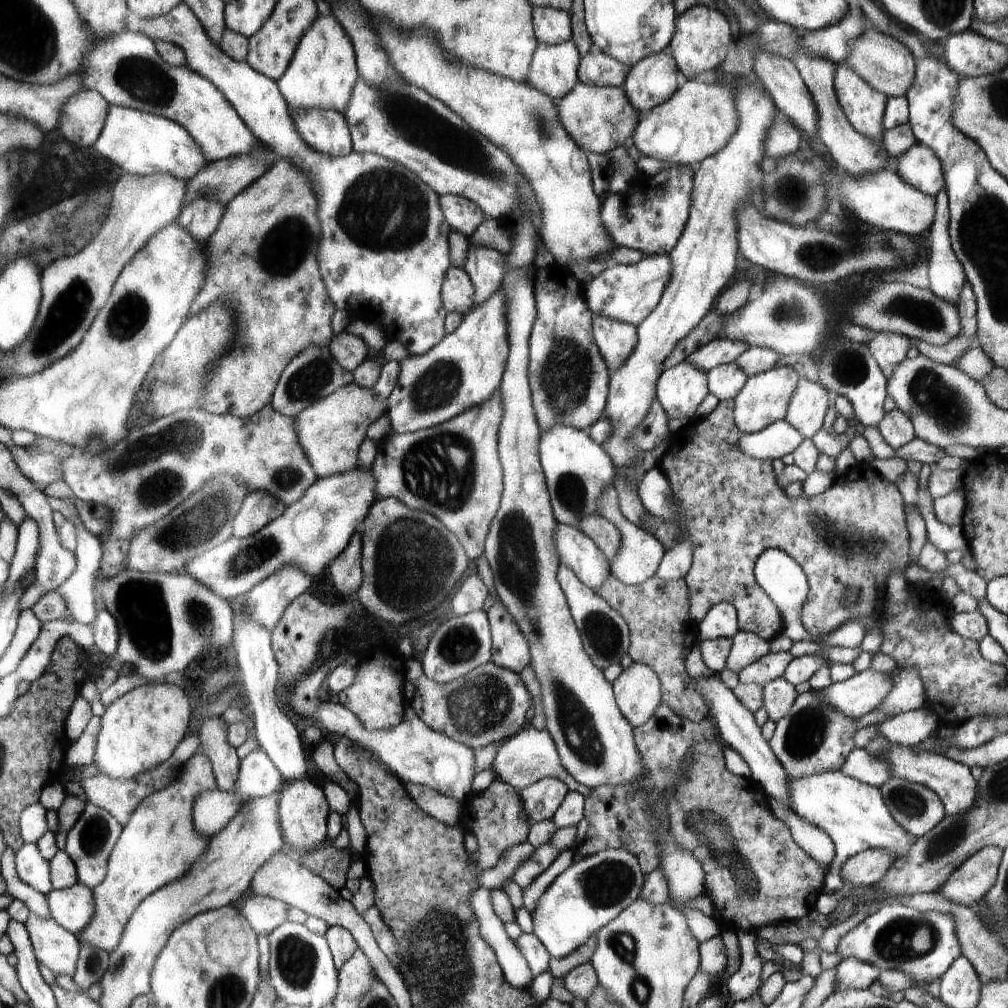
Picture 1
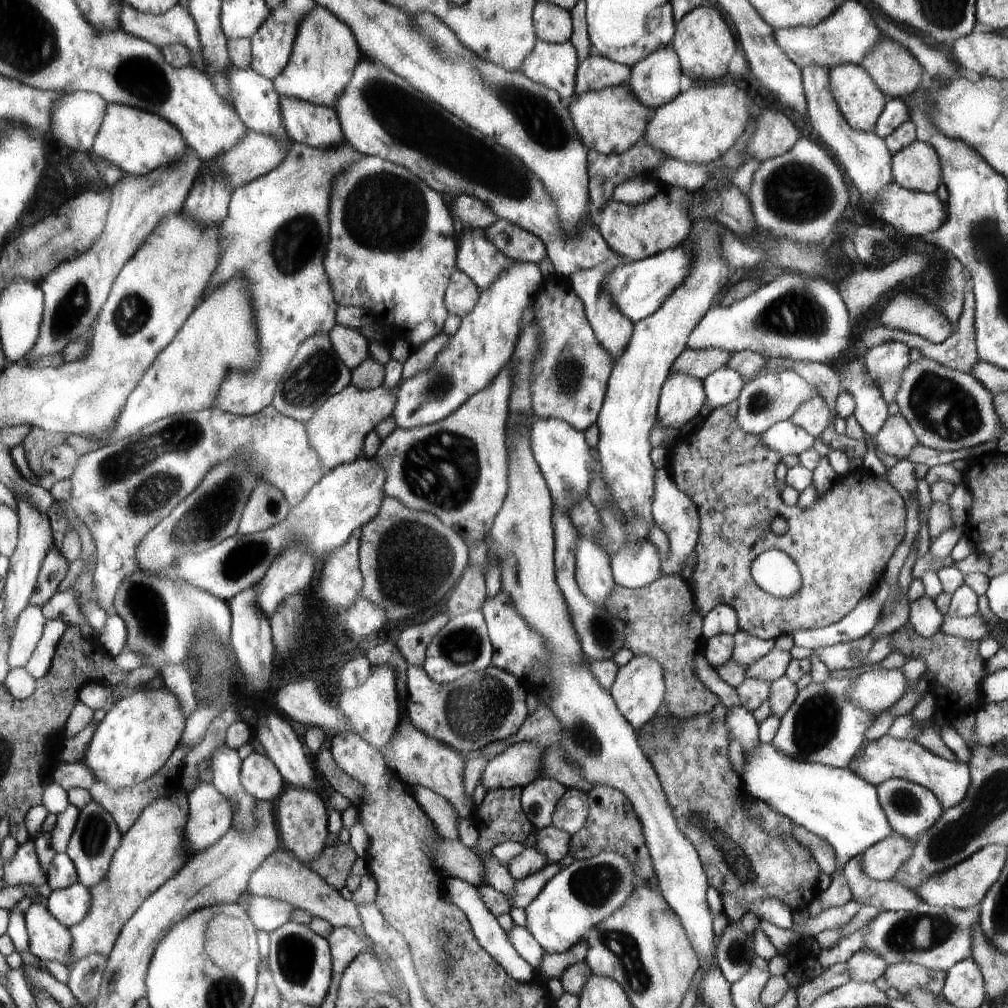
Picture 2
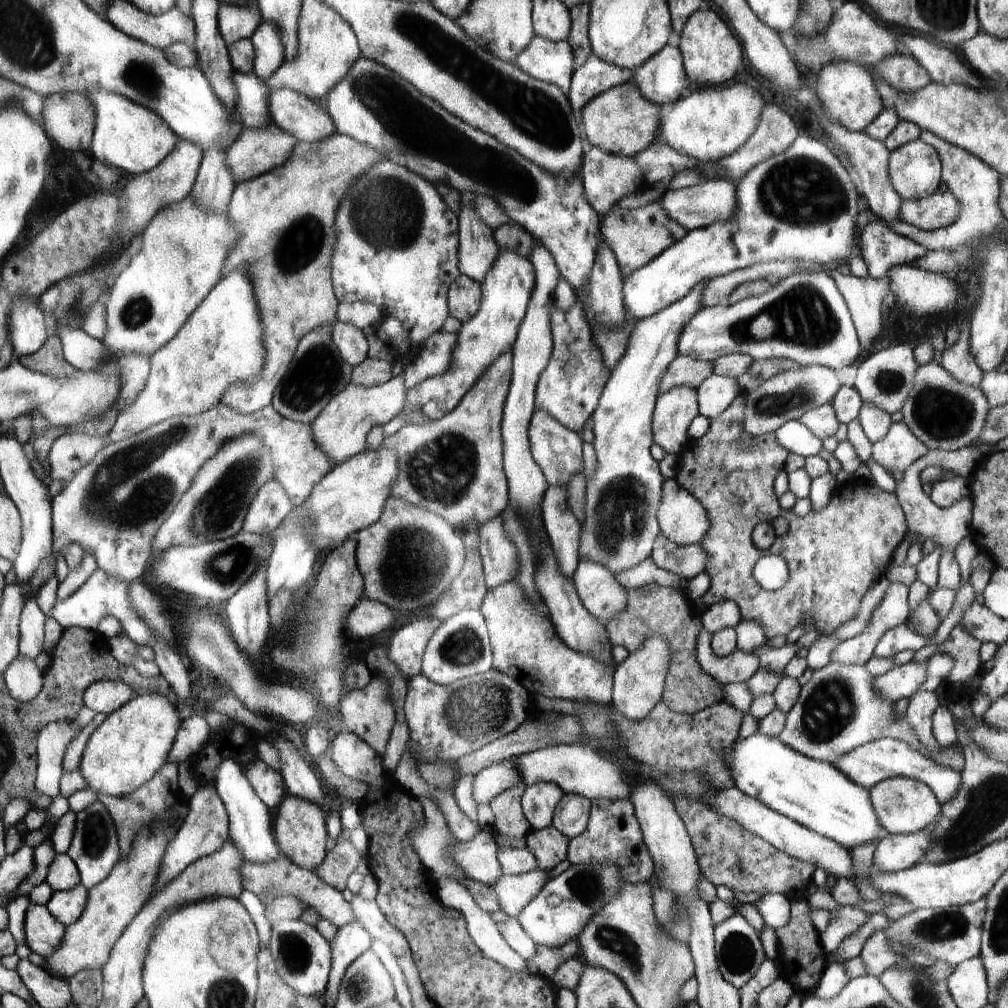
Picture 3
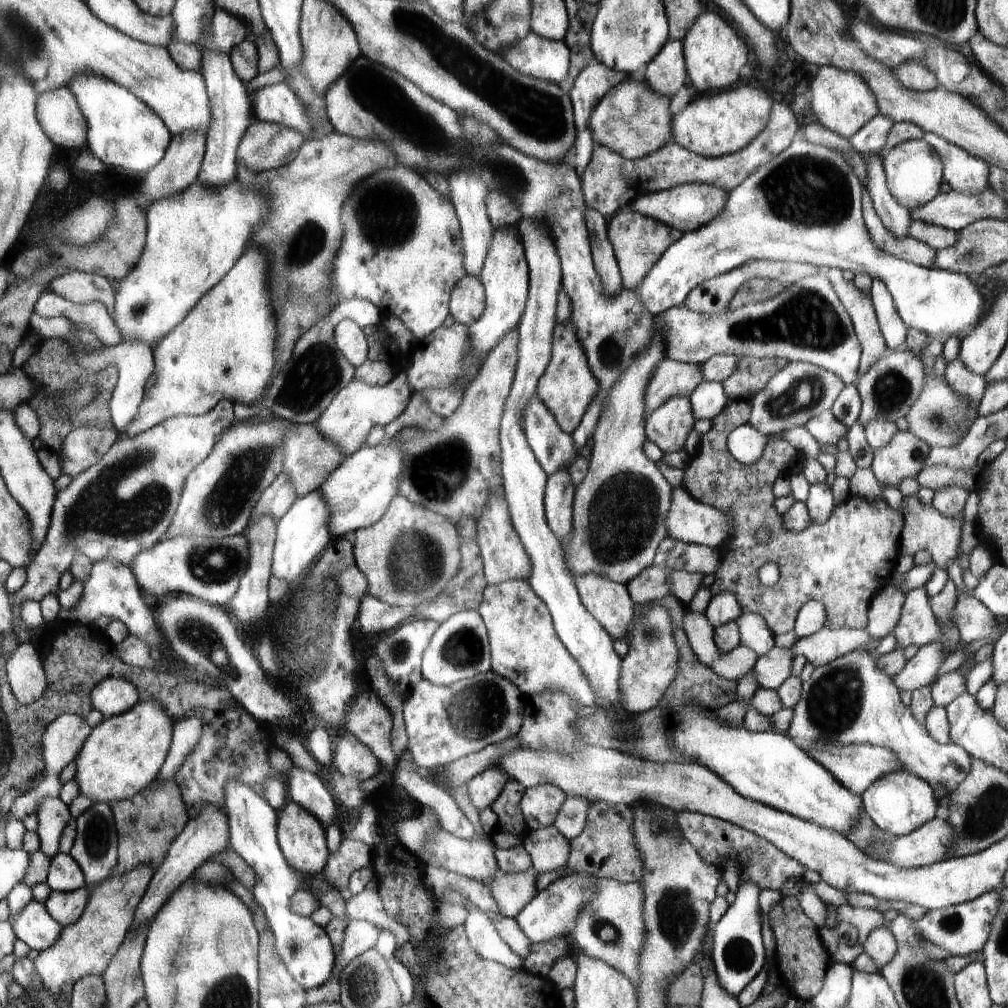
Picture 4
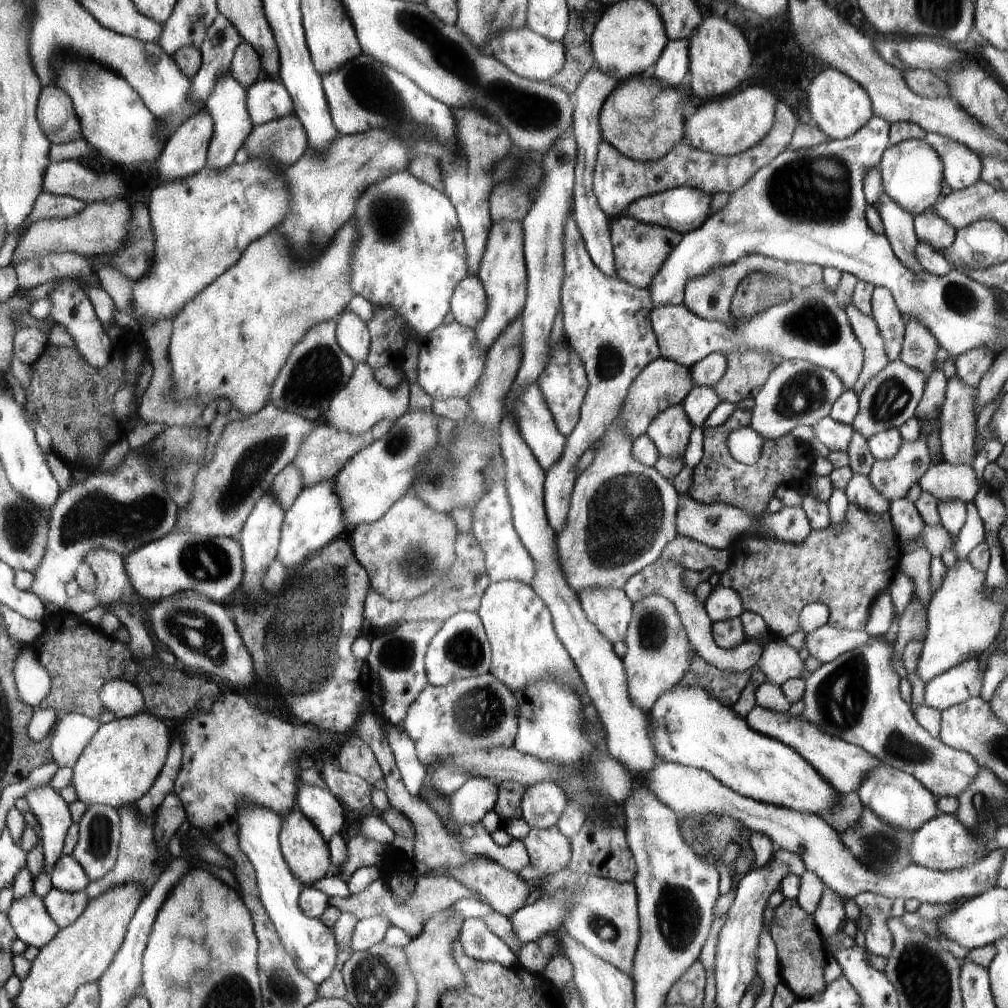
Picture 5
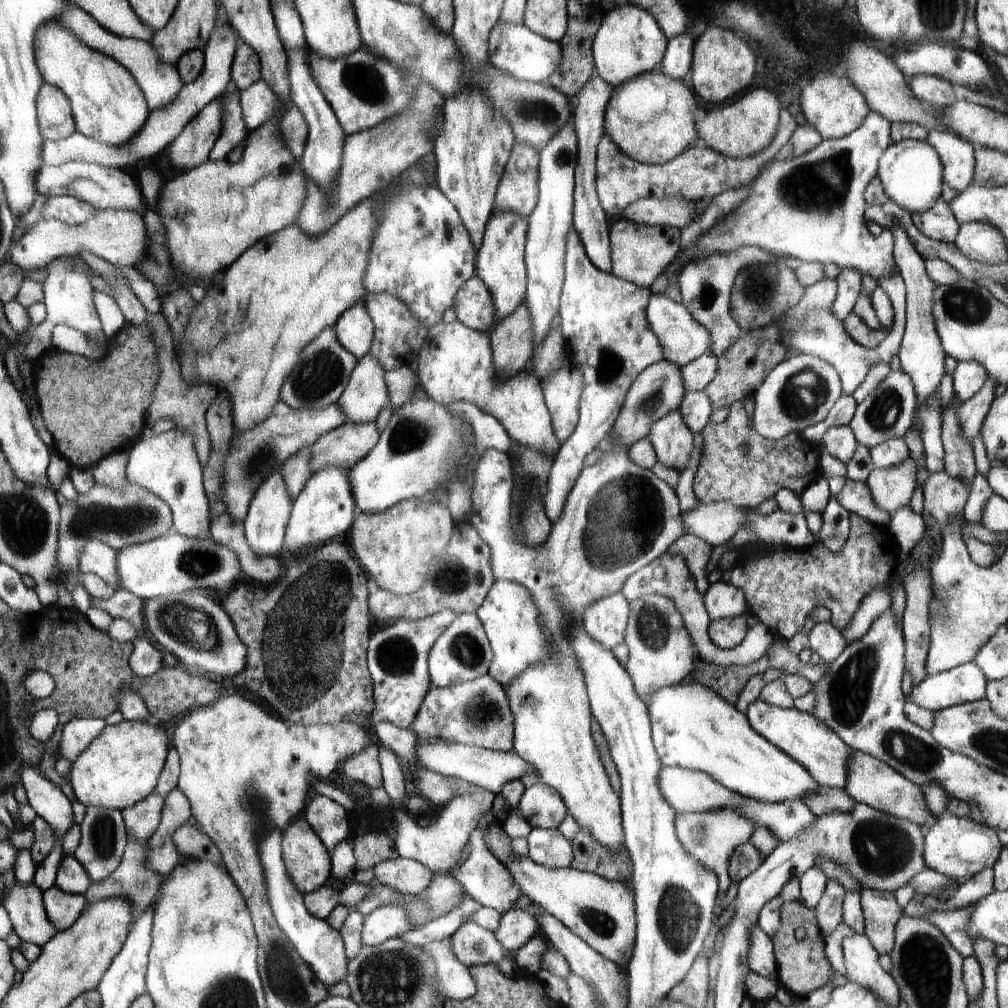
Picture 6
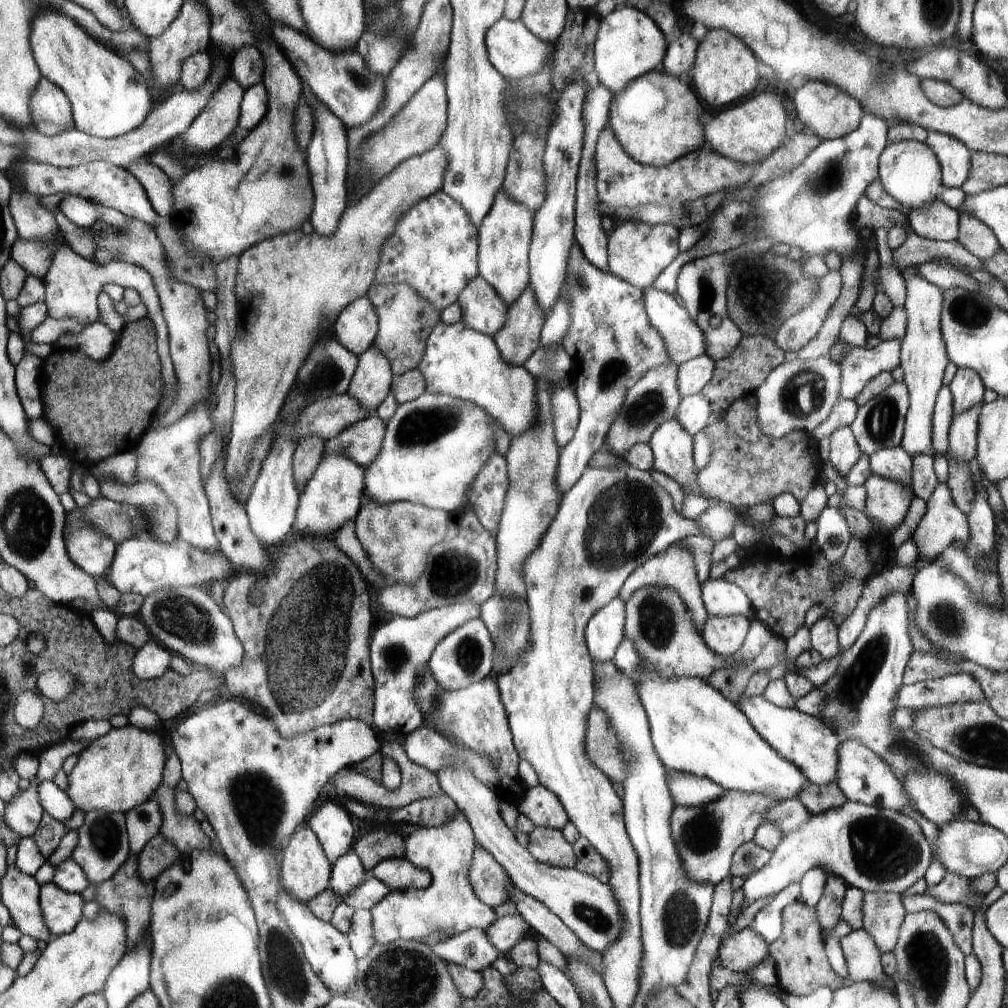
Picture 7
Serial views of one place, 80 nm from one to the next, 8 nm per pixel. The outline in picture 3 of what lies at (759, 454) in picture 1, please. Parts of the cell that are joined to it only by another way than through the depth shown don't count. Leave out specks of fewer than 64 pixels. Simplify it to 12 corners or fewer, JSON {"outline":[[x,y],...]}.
{"outline":[[800,421],[785,422],[774,434],[792,454],[818,455],[822,441]]}

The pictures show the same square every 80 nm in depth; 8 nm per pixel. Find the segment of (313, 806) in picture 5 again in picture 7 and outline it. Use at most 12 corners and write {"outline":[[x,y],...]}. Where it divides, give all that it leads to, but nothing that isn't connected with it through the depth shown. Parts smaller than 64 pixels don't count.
{"outline":[[327,798],[309,822],[332,863],[354,848],[349,812]]}

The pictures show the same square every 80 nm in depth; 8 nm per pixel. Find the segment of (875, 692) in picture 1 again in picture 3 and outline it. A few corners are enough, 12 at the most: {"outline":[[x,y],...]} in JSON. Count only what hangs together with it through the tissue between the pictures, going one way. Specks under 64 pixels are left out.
{"outline":[[910,661],[875,685],[893,703],[909,698],[926,680],[928,662]]}

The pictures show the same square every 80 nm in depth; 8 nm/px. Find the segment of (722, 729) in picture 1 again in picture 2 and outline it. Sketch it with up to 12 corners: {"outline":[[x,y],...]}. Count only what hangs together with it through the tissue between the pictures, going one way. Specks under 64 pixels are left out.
{"outline":[[745,706],[731,707],[727,727],[744,754],[759,741],[759,724]]}

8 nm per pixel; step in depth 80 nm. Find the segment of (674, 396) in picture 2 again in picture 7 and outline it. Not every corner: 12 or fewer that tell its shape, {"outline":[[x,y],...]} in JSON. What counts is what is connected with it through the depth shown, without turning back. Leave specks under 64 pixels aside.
{"outline":[[678,417],[655,430],[652,470],[699,494],[693,436]]}

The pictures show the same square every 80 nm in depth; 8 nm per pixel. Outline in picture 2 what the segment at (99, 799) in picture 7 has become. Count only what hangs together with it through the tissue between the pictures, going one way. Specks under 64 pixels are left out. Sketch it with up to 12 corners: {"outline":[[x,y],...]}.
{"outline":[[174,696],[120,697],[83,763],[114,790],[156,774],[181,744]]}

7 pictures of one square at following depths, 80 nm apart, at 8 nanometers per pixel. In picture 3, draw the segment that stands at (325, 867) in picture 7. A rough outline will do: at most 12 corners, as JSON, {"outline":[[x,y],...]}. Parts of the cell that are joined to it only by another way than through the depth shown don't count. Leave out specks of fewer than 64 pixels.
{"outline":[[286,795],[274,811],[279,850],[314,871],[324,862],[326,818]]}

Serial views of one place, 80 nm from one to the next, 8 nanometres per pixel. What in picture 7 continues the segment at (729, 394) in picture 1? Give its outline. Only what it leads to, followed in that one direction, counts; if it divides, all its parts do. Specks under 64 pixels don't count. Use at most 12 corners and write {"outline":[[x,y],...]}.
{"outline":[[700,393],[682,398],[677,417],[698,434],[714,418]]}

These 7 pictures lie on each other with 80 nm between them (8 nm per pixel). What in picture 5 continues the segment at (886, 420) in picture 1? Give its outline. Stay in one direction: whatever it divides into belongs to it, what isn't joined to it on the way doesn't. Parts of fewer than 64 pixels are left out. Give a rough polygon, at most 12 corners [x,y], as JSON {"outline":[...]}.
{"outline":[[921,436],[868,475],[890,504],[907,497],[931,465]]}

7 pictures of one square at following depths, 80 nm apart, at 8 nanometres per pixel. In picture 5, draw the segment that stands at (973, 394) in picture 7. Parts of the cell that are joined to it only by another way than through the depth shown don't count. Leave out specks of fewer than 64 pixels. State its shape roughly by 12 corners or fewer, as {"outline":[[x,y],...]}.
{"outline":[[985,348],[955,359],[956,375],[976,389],[996,355]]}

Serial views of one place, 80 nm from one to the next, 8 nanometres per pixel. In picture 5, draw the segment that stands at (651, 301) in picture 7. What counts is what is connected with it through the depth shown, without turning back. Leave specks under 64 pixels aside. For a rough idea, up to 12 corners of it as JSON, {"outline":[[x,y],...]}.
{"outline":[[823,283],[726,326],[658,305],[664,358],[757,350],[830,369],[864,369],[847,314]]}

